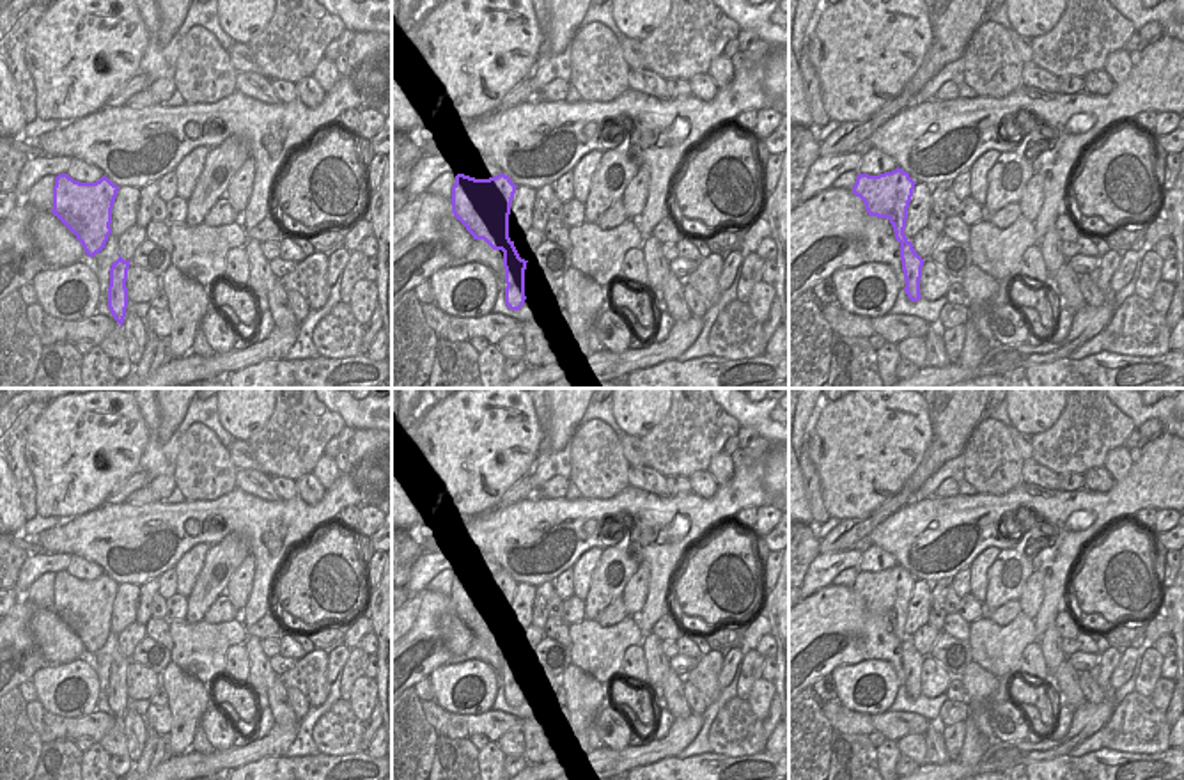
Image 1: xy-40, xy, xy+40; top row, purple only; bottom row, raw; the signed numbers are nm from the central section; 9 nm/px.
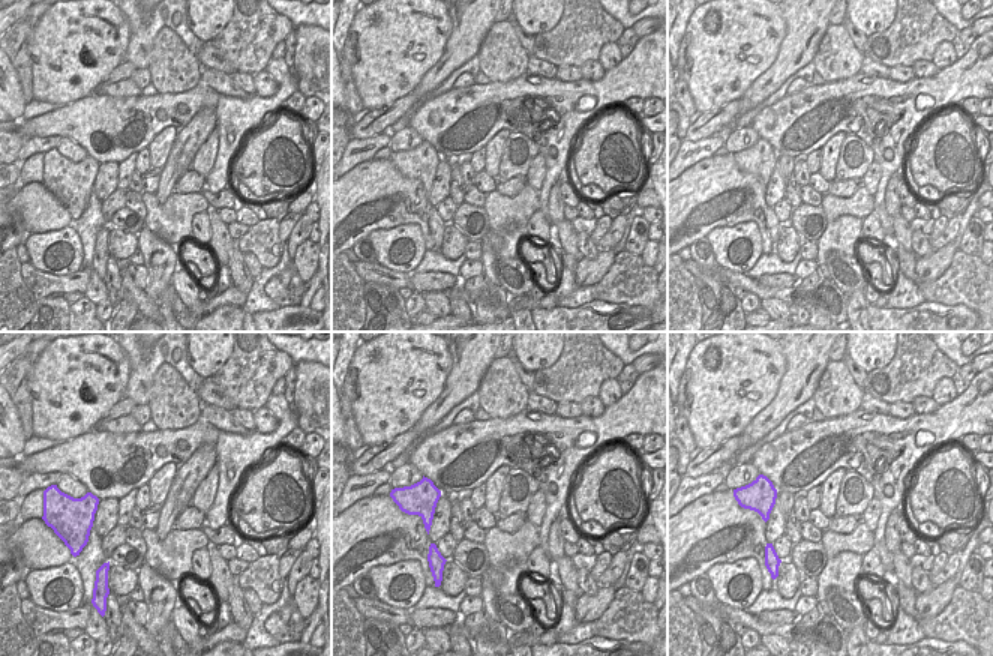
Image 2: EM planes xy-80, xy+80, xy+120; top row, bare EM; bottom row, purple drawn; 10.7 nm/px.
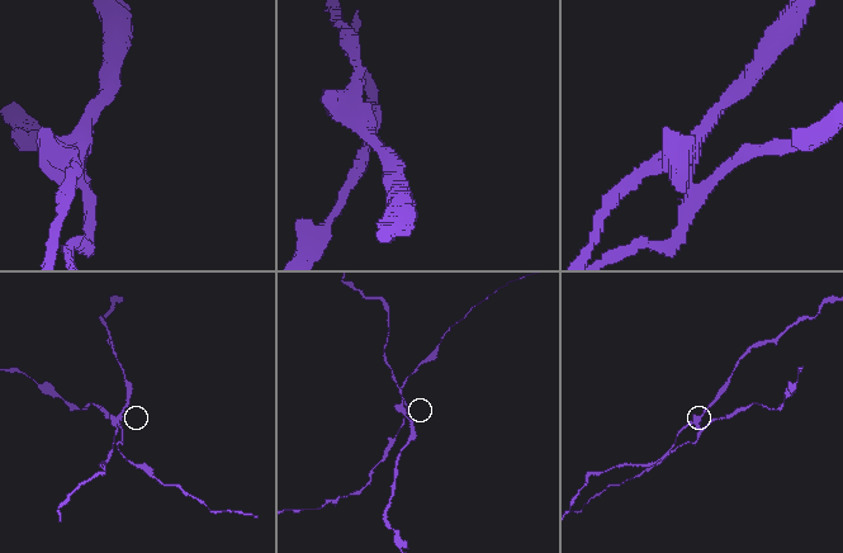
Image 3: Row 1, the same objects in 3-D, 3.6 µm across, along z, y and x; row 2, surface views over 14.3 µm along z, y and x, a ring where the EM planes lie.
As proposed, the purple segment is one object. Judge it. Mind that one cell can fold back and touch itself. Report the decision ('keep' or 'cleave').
cleave

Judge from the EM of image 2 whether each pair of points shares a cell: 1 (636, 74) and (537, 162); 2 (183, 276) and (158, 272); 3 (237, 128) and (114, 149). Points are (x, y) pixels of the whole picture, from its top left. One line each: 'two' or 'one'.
1: two
2: two
3: one

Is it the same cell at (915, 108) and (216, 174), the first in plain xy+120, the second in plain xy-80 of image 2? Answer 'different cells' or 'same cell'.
same cell

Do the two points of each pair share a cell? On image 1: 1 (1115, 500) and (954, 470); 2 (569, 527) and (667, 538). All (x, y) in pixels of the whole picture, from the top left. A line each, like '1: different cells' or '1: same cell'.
1: different cells
2: same cell

